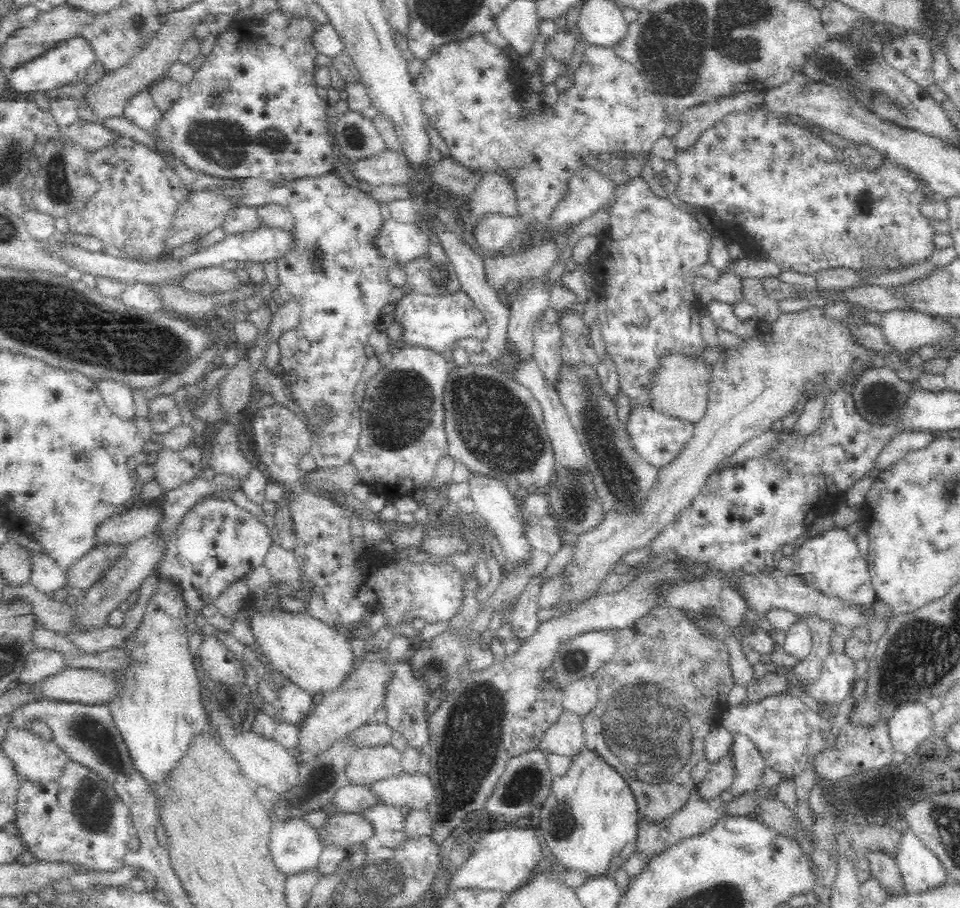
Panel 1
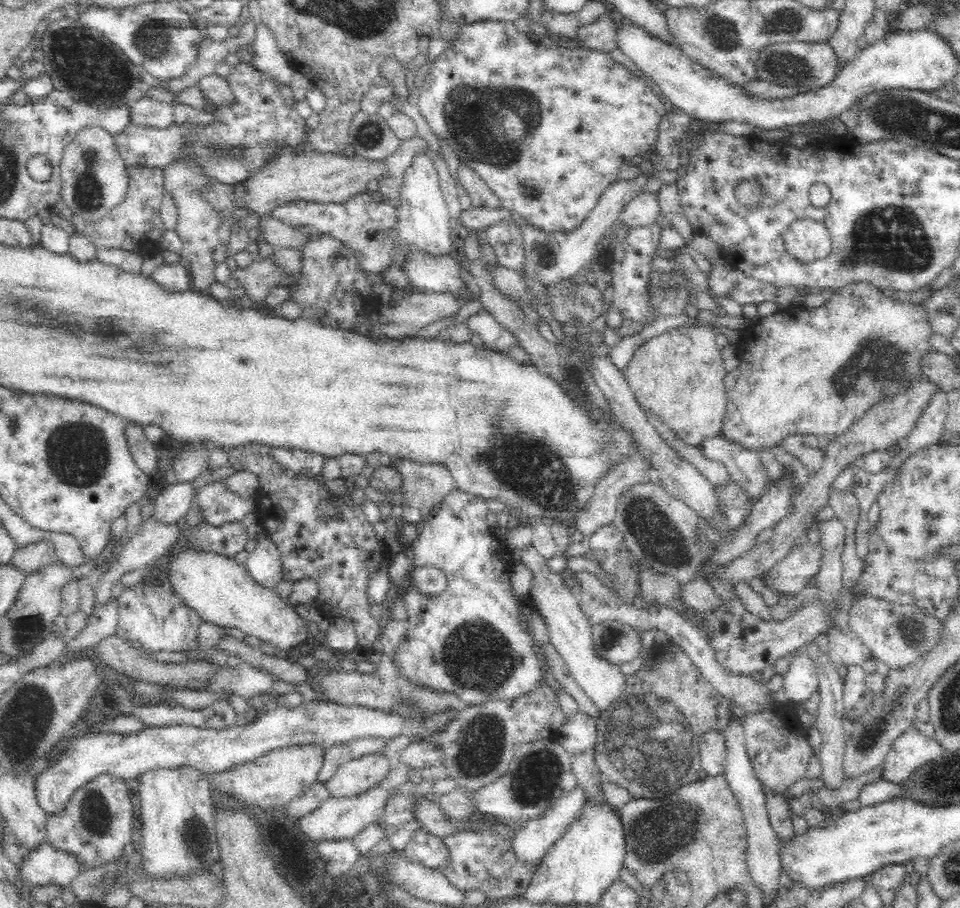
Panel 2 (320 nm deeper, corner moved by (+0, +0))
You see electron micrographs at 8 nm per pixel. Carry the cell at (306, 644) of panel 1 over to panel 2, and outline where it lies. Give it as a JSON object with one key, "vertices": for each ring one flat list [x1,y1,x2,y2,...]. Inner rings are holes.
{"vertices":[[196,552,173,554,166,559,175,594,181,598,185,606,200,616,201,623,206,622,220,630,238,629,242,634,256,637,258,642,268,644,271,653,286,658,289,658,288,652,308,644,312,632,308,630,306,618,294,611,288,600,279,598,275,588,256,583,245,570,245,566,238,565,236,561,233,562,218,554,197,554]]}

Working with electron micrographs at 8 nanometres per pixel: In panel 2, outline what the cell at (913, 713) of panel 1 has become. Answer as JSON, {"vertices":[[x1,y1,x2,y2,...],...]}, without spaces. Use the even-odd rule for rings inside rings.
{"vertices":[[908,727,892,744,883,762,883,778,899,783,924,762,942,754,936,737,925,736,918,728]]}

